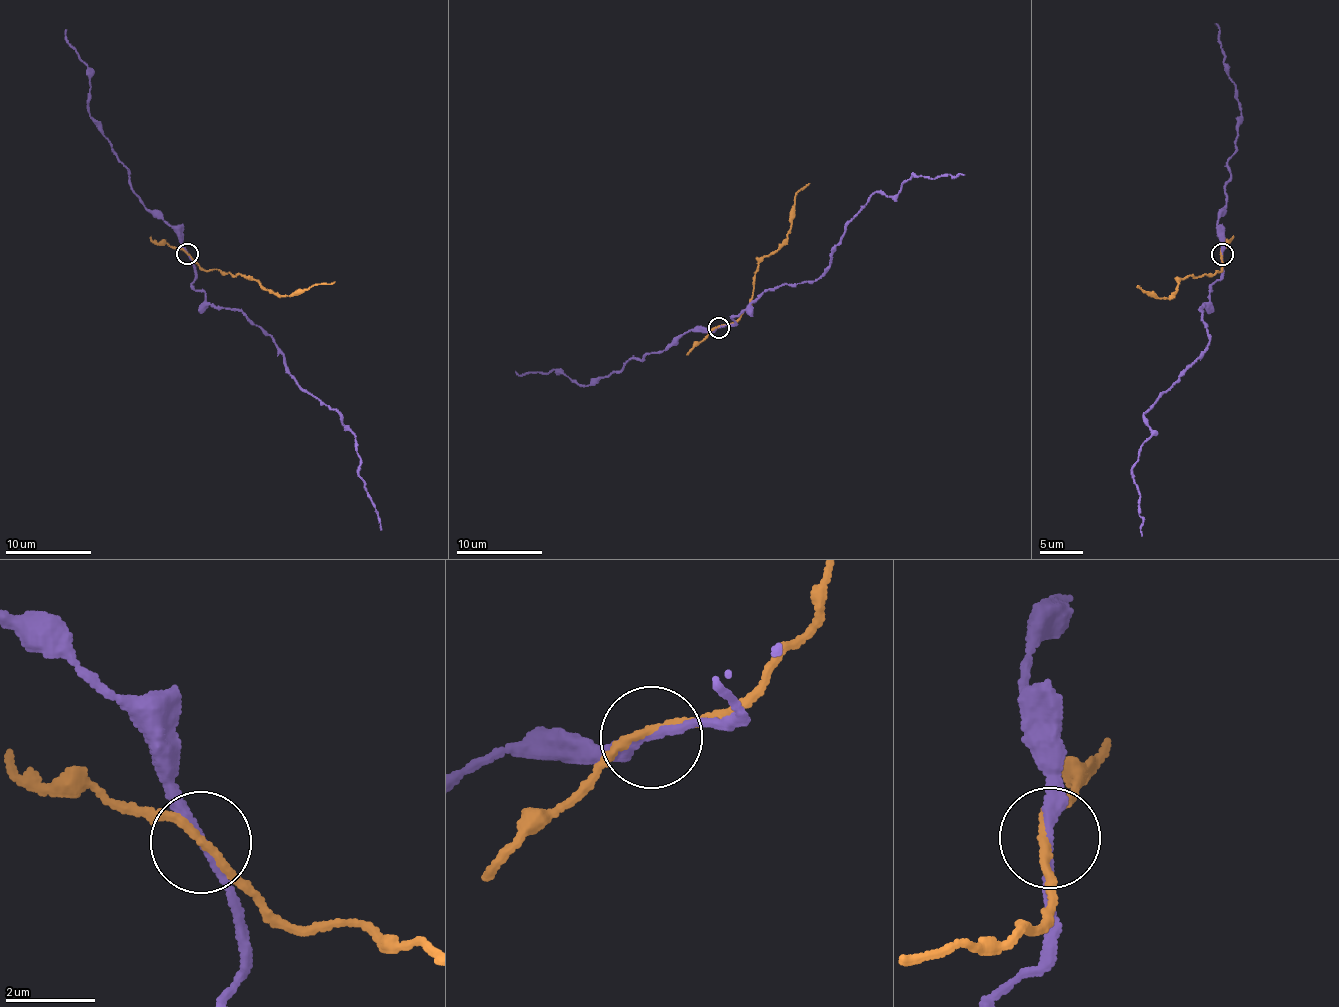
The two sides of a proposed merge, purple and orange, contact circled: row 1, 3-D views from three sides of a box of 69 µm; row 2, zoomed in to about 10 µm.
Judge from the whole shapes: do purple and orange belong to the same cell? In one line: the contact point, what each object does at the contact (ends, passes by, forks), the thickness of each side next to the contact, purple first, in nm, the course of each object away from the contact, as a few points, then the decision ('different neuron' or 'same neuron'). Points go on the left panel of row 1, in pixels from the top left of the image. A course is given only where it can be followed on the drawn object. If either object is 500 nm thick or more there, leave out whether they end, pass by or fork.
(187, 254) | purple passes by | orange passes by | 200/170 nm | purple via (188, 254), (194, 287), (205, 300), (247, 316), (273, 339), (303, 389), (340, 413), (382, 530) | orange via (188, 254), (203, 269), (241, 273), (280, 296), (292, 296), (335, 282) | different neuron

